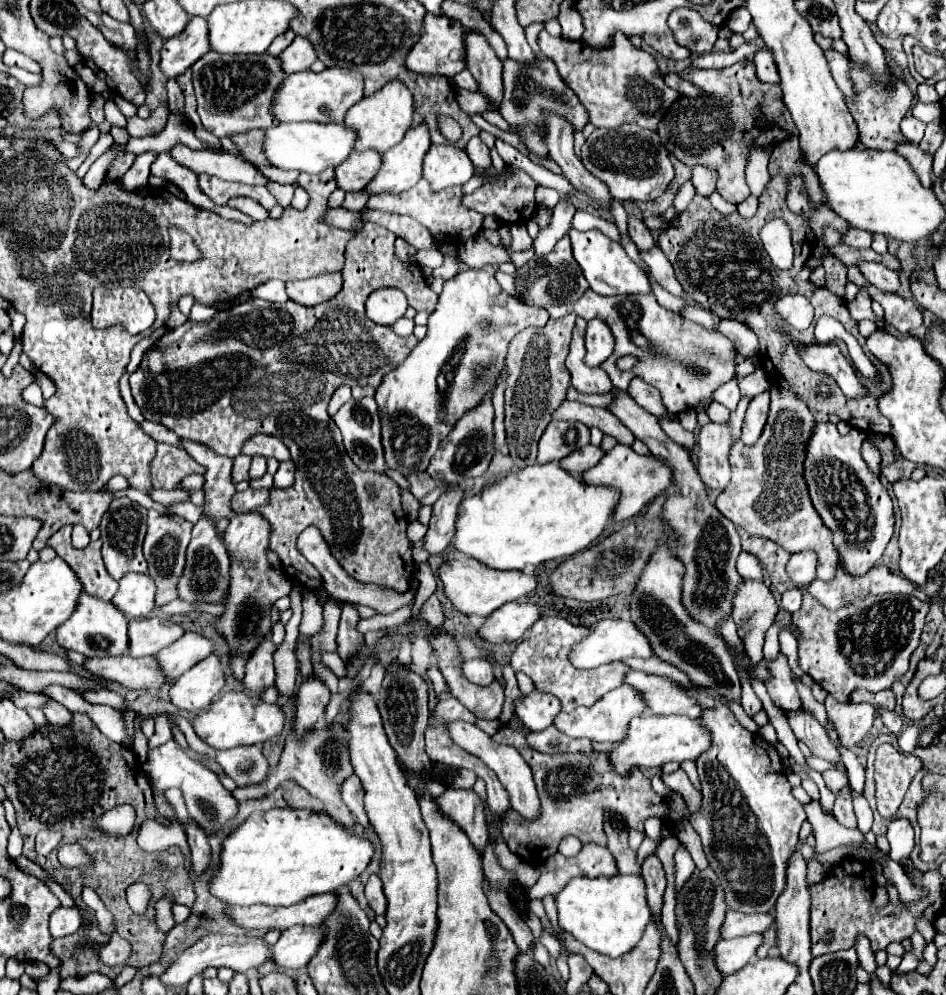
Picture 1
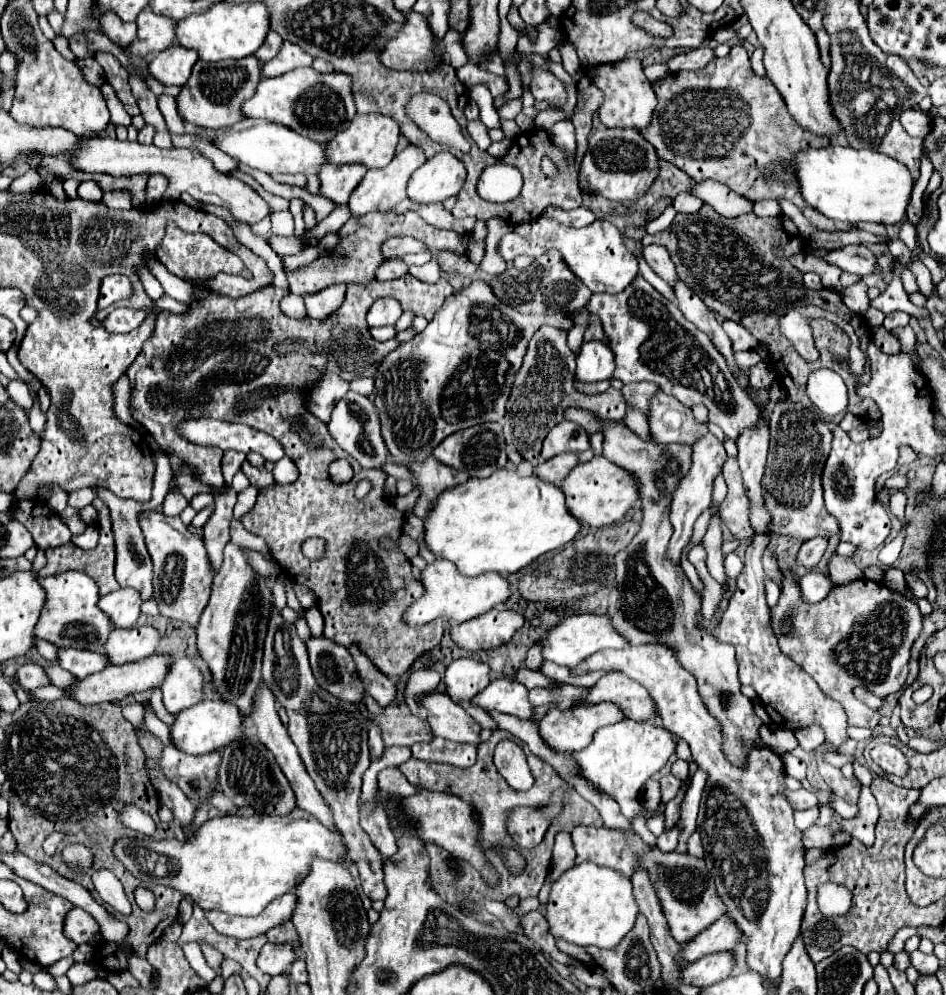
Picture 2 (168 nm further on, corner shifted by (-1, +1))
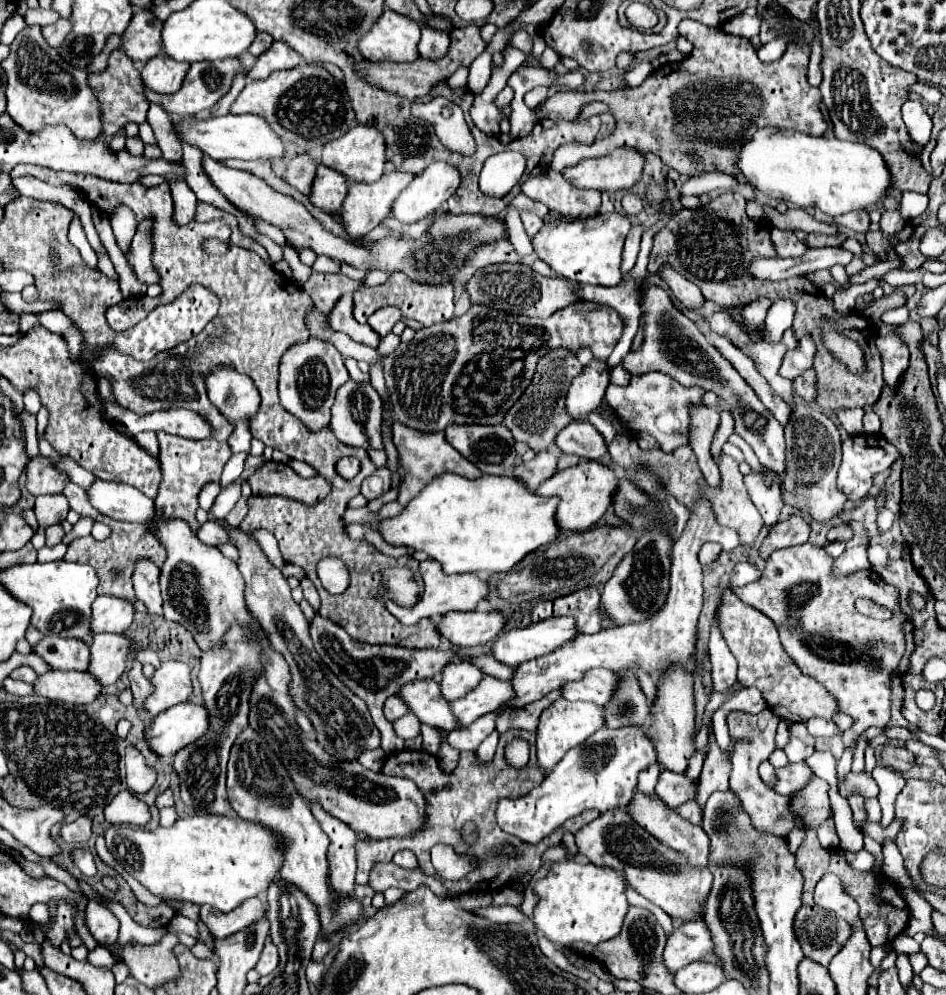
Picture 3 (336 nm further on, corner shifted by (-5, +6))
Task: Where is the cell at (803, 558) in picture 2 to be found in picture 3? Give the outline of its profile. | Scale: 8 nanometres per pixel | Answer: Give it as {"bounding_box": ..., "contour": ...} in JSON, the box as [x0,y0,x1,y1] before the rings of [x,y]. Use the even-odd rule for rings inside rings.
{"bounding_box":[827,524,851,542],"contour":[[[841,524],[837,528],[831,528],[829,534],[827,534],[827,542],[835,542],[835,540],[847,542],[849,538],[851,538],[851,528],[847,524]]]}

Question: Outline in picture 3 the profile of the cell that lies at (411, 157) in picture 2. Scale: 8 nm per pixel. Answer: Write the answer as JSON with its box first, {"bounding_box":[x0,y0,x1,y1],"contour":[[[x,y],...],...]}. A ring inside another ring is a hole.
{"bounding_box":[341,172,413,238],"contour":[[[389,172],[383,174],[383,178],[379,178],[379,182],[355,182],[355,186],[349,186],[349,194],[343,202],[341,208],[341,216],[345,222],[345,230],[347,234],[351,234],[353,238],[359,238],[367,232],[371,232],[383,218],[387,218],[391,214],[391,206],[395,202],[395,198],[407,188],[407,184],[413,180],[413,174],[403,174],[403,172]]]}

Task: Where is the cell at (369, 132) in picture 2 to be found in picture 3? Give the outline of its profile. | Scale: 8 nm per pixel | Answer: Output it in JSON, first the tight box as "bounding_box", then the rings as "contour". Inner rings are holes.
{"bounding_box":[321,124,387,182],"contour":[[[357,124],[345,136],[323,146],[321,162],[329,168],[343,172],[351,182],[375,182],[383,176],[385,160],[387,160],[385,152],[387,152],[387,146],[383,146],[383,134],[379,134],[379,130],[371,126]]]}

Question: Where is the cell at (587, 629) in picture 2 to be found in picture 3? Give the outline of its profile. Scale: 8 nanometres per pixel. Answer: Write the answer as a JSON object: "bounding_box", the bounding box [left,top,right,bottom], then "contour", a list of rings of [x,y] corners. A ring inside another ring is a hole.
{"bounding_box":[493,618,579,666],"contour":[[[547,618],[499,636],[493,644],[493,656],[503,664],[519,666],[519,662],[551,654],[551,650],[563,646],[563,642],[571,642],[575,634],[579,634],[575,618]]]}

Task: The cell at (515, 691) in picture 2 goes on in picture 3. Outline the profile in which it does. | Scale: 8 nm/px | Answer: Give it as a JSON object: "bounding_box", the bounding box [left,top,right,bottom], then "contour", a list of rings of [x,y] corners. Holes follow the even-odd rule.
{"bounding_box":[451,676,515,728],"contour":[[[485,676],[475,690],[471,690],[465,698],[451,702],[451,706],[461,728],[465,728],[471,722],[475,722],[479,716],[505,706],[507,702],[511,702],[513,696],[515,692],[511,690],[509,680]]]}

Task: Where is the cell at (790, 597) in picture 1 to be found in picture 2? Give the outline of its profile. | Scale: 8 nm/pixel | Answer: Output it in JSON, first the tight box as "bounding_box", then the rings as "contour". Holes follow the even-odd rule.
{"bounding_box":[801,571,835,603],"contour":[[[807,571],[803,577],[801,577],[801,591],[803,591],[803,599],[811,601],[811,603],[817,603],[821,601],[823,597],[829,595],[829,591],[835,587],[835,583],[831,581],[831,577],[827,573],[821,573],[821,571]]]}

